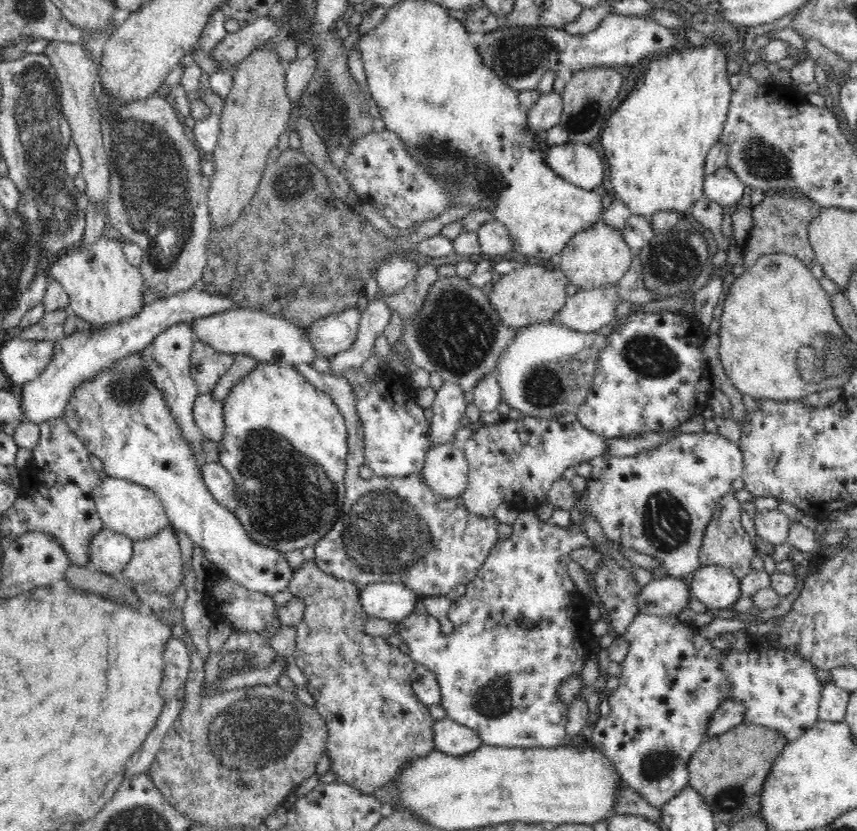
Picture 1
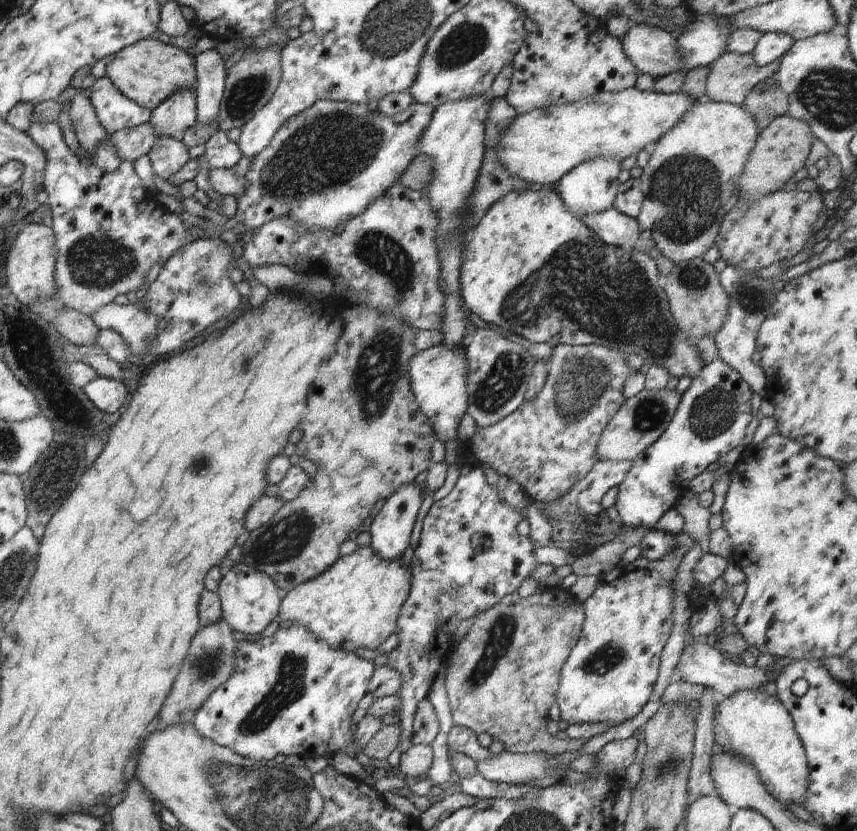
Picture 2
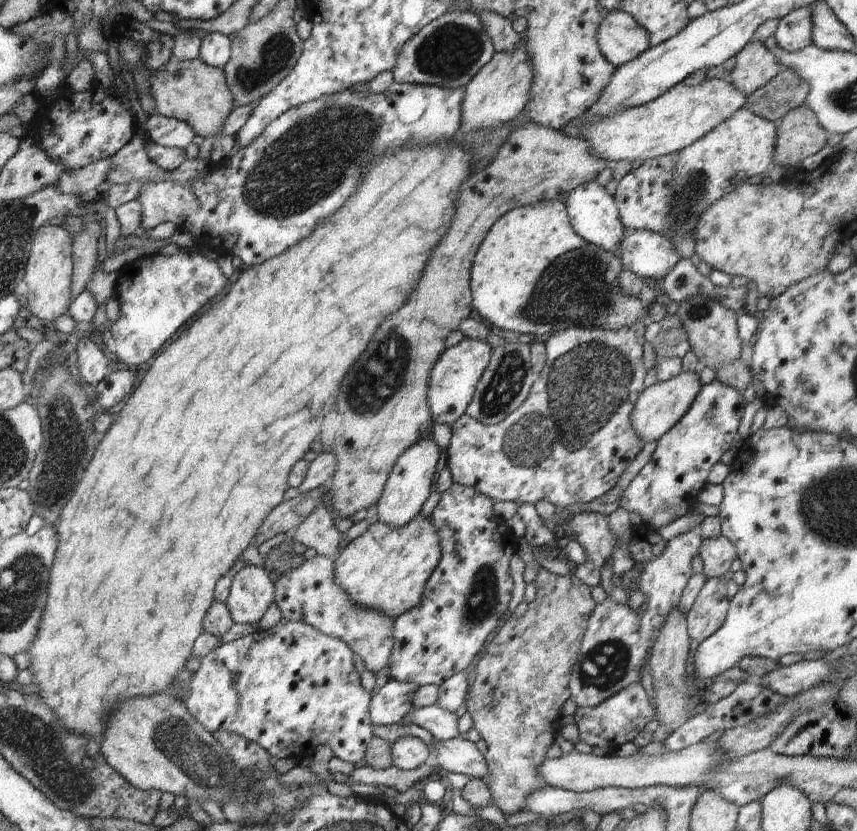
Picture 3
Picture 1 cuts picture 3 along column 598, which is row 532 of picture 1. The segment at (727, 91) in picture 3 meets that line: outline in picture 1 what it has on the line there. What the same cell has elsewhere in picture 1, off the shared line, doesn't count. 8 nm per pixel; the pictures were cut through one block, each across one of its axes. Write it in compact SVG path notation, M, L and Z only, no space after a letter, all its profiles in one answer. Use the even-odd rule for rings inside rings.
M106 478L92 492L100 519L107 529L122 533L132 541L150 538L170 525L163 502L148 488L120 478Z

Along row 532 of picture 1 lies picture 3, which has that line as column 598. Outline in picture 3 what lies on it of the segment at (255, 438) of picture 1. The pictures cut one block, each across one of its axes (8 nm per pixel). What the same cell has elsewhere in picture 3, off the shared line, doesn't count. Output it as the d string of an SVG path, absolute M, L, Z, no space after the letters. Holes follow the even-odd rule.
M557 200L540 201L509 210L488 231L476 251L470 288L472 308L478 310L494 327L521 334L552 334L555 330L570 327L608 327L616 330L634 323L648 322L647 308L637 297L622 294L618 275L622 265L613 254L584 240L574 232L565 203Z

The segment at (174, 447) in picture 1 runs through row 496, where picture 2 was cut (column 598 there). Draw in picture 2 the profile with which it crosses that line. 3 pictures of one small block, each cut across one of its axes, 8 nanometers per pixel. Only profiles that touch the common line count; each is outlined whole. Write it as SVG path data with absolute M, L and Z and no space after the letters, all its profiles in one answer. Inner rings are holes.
M592 158L592 160L582 162L576 168L572 168L570 172L564 174L557 181L554 191L564 202L565 207L577 217L584 216L584 214L604 212L608 208L613 208L620 184L618 180L620 171L620 160L614 160L614 158Z

